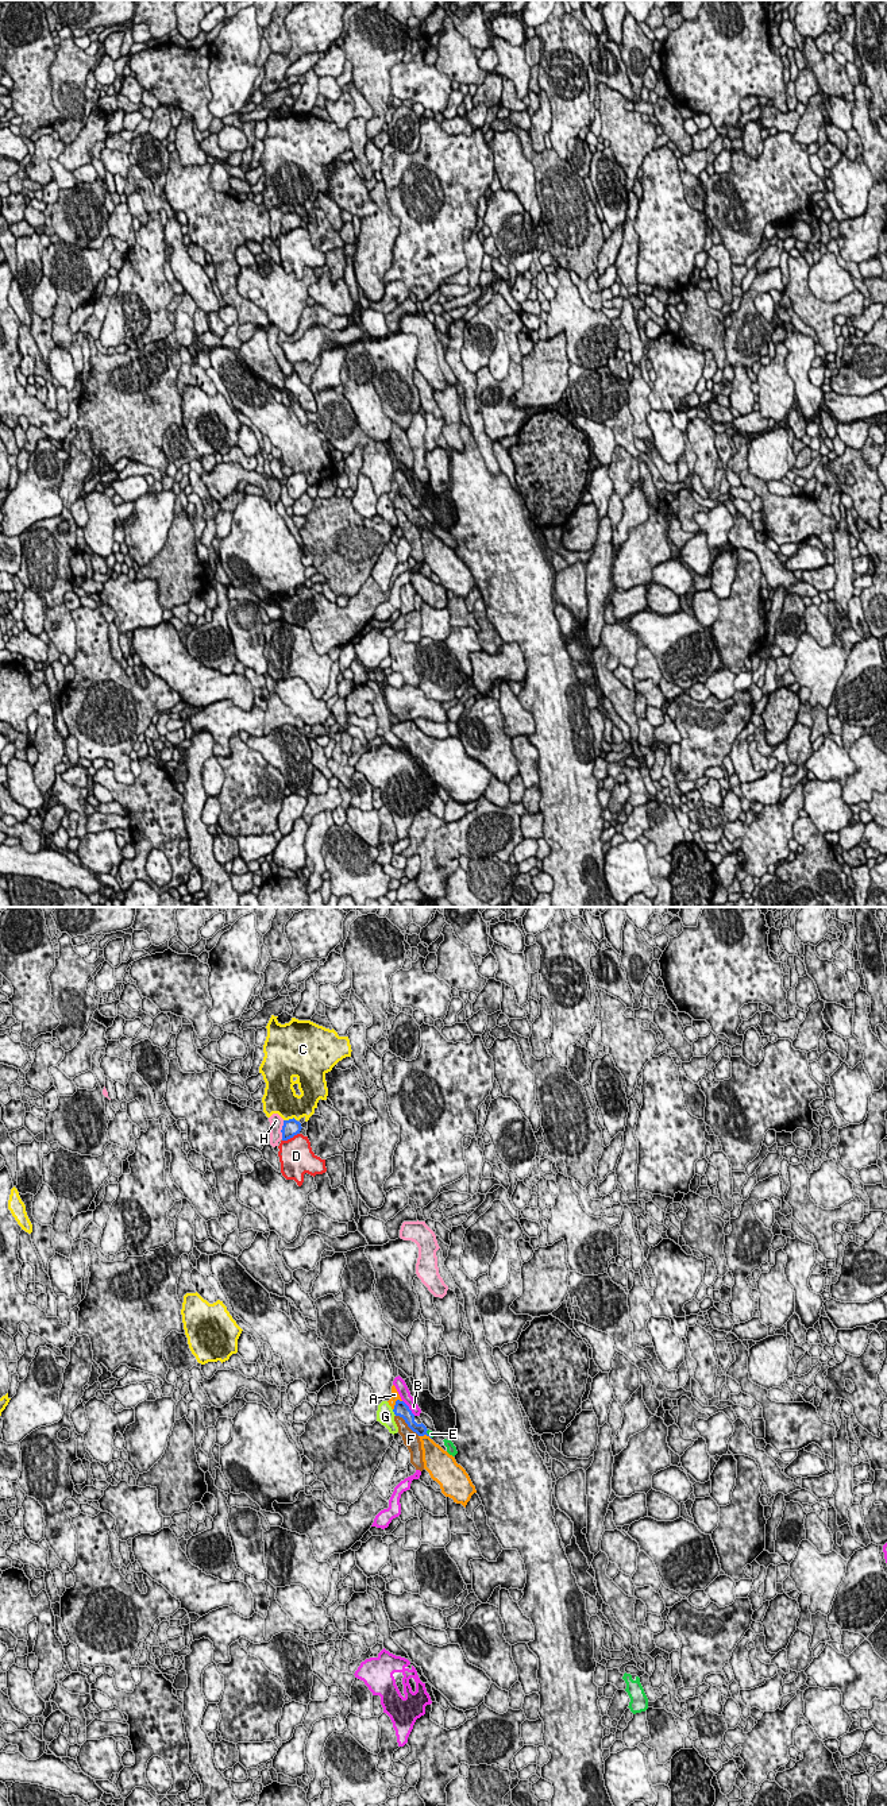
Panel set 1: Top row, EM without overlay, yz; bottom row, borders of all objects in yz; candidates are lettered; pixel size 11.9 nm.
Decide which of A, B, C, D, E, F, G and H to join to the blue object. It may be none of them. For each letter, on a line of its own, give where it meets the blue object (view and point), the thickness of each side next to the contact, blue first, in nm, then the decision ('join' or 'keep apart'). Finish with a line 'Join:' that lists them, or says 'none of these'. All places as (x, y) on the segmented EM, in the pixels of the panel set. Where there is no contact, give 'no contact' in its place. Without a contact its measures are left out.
A: meets blue in yz at (396, 1403); 170 nm thick on the blue side, 100 nm on the other; keep apart
B: meets blue in yz at (408, 1408); 170 nm thick on the blue side, 130 nm on the other; keep apart
C: meets blue in yz at (289, 1119); 200 nm thick on the blue side, 340 nm on the other; keep apart
D: meets blue in yz at (290, 1137); 200 nm thick on the blue side, 400 nm on the other; keep apart
E: meets blue in yz at (427, 1434); 140 nm thick on the blue side, 70 nm on the other; join
F: meets blue in yz at (407, 1423); 170 nm thick on the blue side, 190 nm on the other; keep apart
G: meets blue in yz at (393, 1411); 170 nm thick on the blue side, 220 nm on the other; keep apart
H: meets blue in yz at (281, 1130); 200 nm thick on the blue side, 160 nm on the other; keep apart
Join: E

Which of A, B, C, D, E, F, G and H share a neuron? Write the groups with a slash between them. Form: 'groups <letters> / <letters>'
groups A / B / C / D / E / F / G / H

